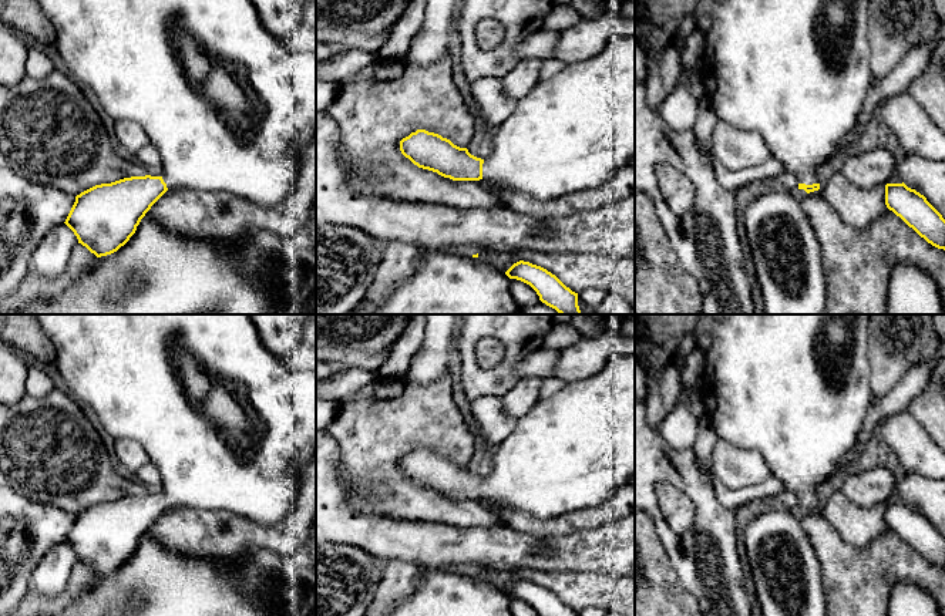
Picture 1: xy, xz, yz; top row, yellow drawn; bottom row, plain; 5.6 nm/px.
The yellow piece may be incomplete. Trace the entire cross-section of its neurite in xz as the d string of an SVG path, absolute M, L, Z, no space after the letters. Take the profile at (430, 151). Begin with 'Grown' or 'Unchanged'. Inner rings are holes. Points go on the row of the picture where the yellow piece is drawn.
Grown. M613 36L602 50L538 84L519 100L512 114L497 128L490 154L481 159L467 148L426 129L417 129L400 141L401 154L414 165L453 181L487 179L497 186L518 191L538 201L595 189L612 179L635 155L635 36Z

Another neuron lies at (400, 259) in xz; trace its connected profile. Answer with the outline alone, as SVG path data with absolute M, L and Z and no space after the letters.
M384 240L383 259L376 279L352 314L377 314L393 292L414 273L418 259L426 250L423 246L408 242Z

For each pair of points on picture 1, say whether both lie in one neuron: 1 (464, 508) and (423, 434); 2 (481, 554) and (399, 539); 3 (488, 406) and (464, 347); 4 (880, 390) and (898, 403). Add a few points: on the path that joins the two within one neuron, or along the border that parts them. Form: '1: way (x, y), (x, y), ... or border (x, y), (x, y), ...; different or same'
1: way (434, 507), (421, 504), (393, 475), (393, 457); same
2: way (461, 547), (434, 545), (419, 541); same
3: border (498, 397), (478, 397), (468, 403); different
4: border (908, 370), (885, 394), (875, 399); different

